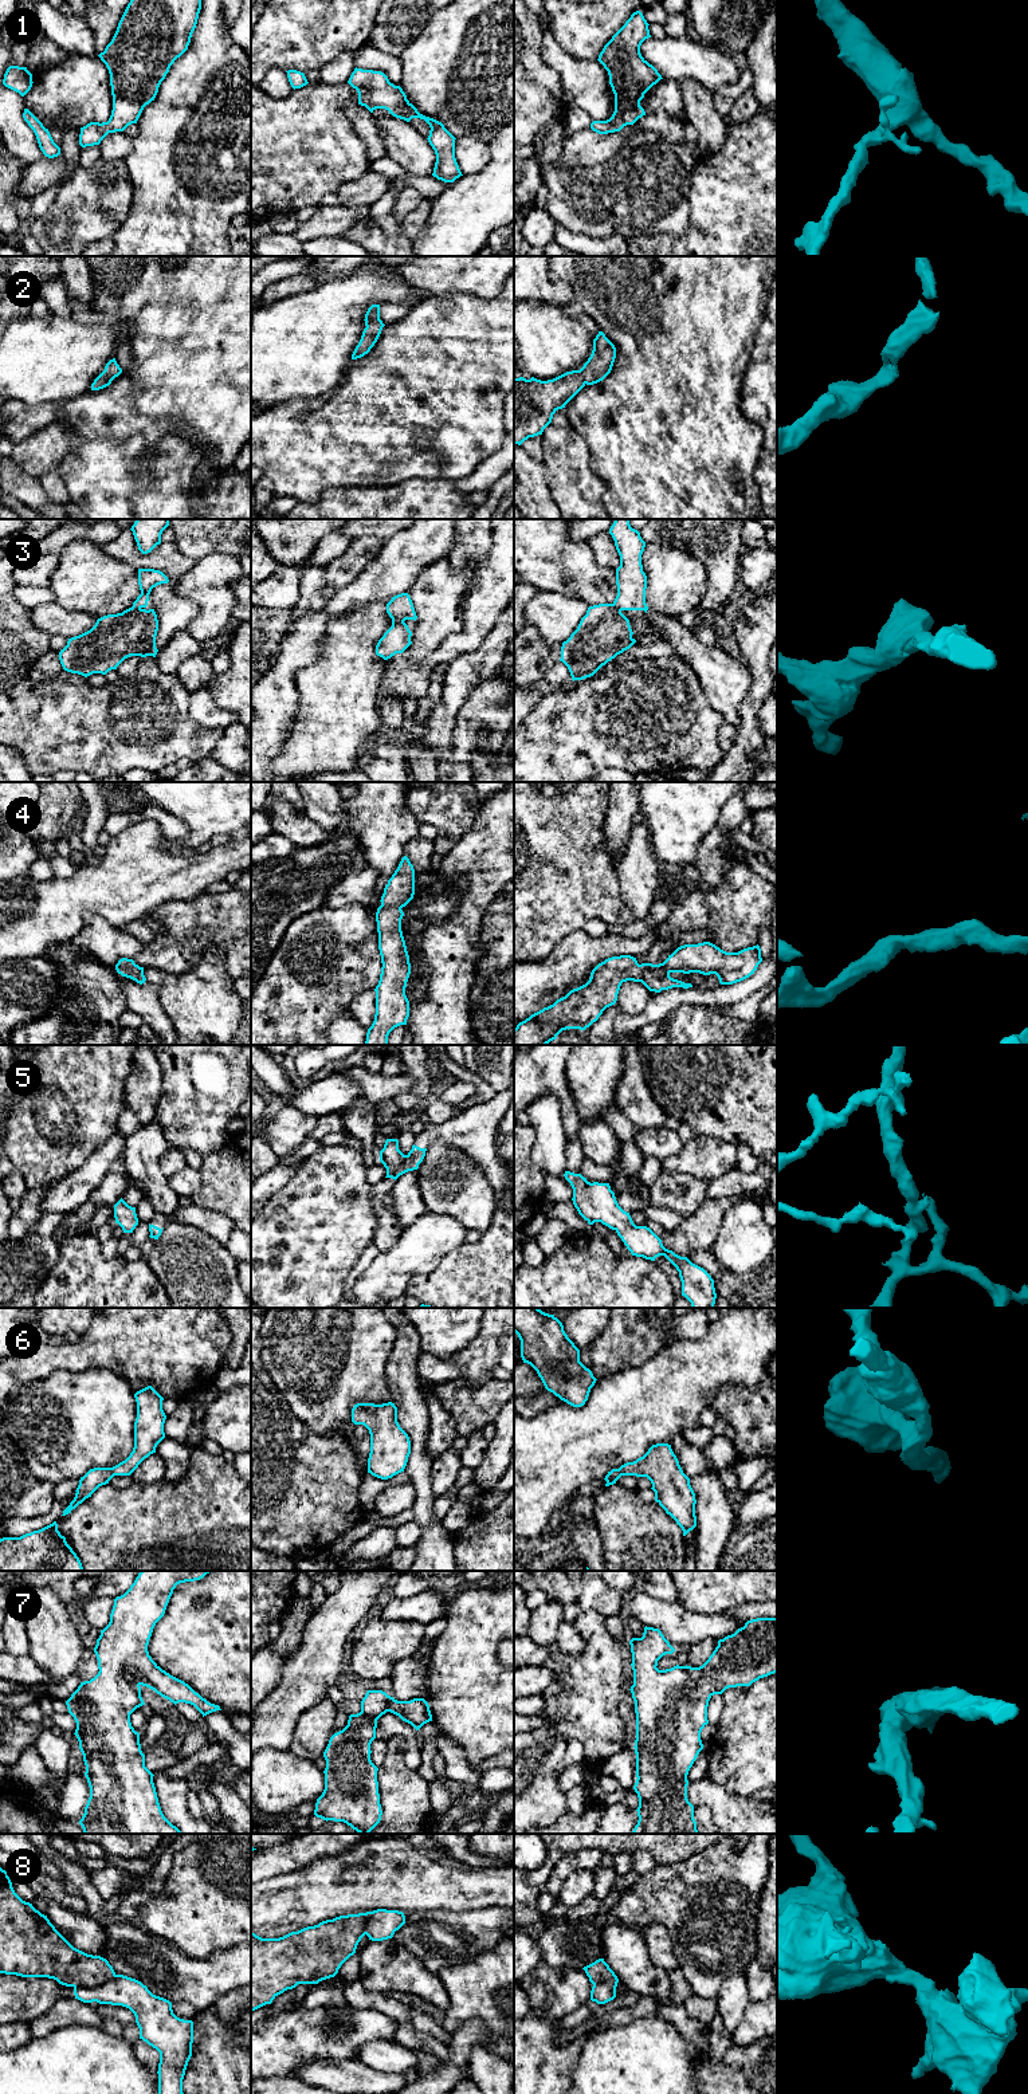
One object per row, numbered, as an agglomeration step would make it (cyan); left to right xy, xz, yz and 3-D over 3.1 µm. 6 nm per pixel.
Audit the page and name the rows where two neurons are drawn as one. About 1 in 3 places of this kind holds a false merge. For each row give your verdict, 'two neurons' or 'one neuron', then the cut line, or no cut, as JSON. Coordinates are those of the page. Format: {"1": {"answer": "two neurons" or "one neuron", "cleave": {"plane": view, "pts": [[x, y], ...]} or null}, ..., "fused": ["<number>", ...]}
{"1": {"answer": "one neuron", "cleave": null}, "2": {"answer": "one neuron", "cleave": null}, "3": {"answer": "one neuron", "cleave": null}, "4": {"answer": "one neuron", "cleave": null}, "5": {"answer": "one neuron", "cleave": null}, "6": {"answer": "one neuron", "cleave": null}, "7": {"answer": "one neuron", "cleave": null}, "8": {"answer": "two neurons", "cleave": {"plane": "xy", "pts": [[116, 1975], [93, 1987], [74, 1987]]}}, "fused": ["8"]}

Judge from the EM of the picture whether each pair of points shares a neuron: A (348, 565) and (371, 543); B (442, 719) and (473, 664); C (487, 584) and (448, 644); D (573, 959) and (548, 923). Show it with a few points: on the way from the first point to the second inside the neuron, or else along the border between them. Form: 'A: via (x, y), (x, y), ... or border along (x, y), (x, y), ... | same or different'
A: via (353, 560), (365, 549) | same
B: via (448, 706), (462, 678) | same
C: via (483, 601), (478, 621), (466, 636) | same
D: border along (583, 928), (572, 931), (546, 957), (537, 961) | different

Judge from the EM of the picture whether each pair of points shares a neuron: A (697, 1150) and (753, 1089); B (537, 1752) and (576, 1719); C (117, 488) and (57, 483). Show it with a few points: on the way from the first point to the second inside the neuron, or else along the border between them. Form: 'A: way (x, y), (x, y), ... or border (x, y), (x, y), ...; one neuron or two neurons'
A: border (695, 1135), (720, 1136), (736, 1143); two neurons
B: border (545, 1725), (567, 1743); two neurons
C: border (53, 468), (62, 478), (70, 499); two neurons

